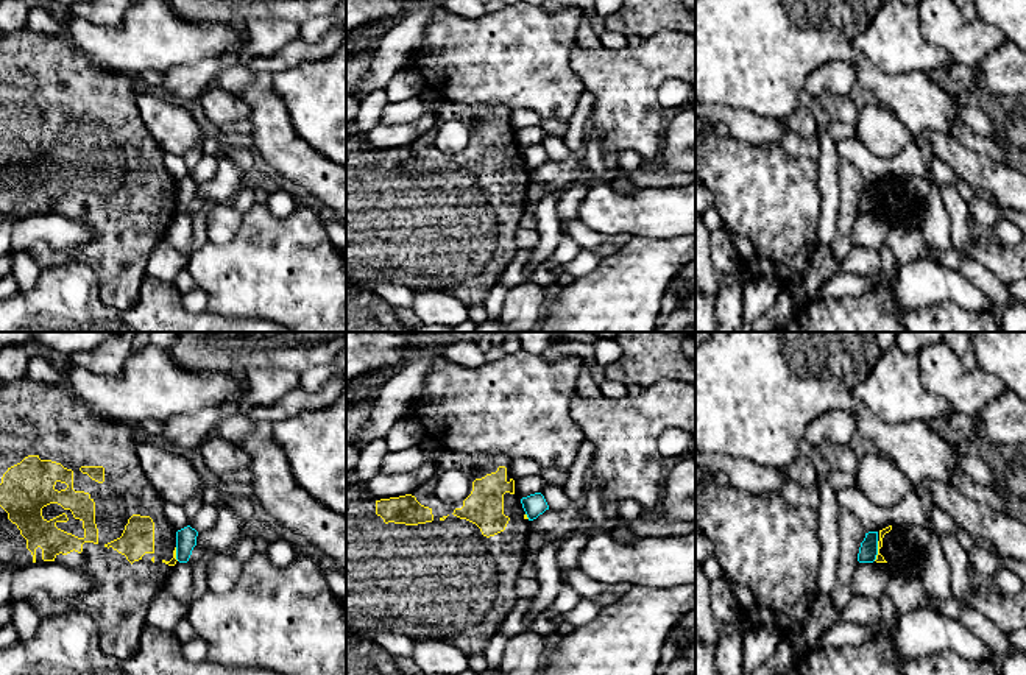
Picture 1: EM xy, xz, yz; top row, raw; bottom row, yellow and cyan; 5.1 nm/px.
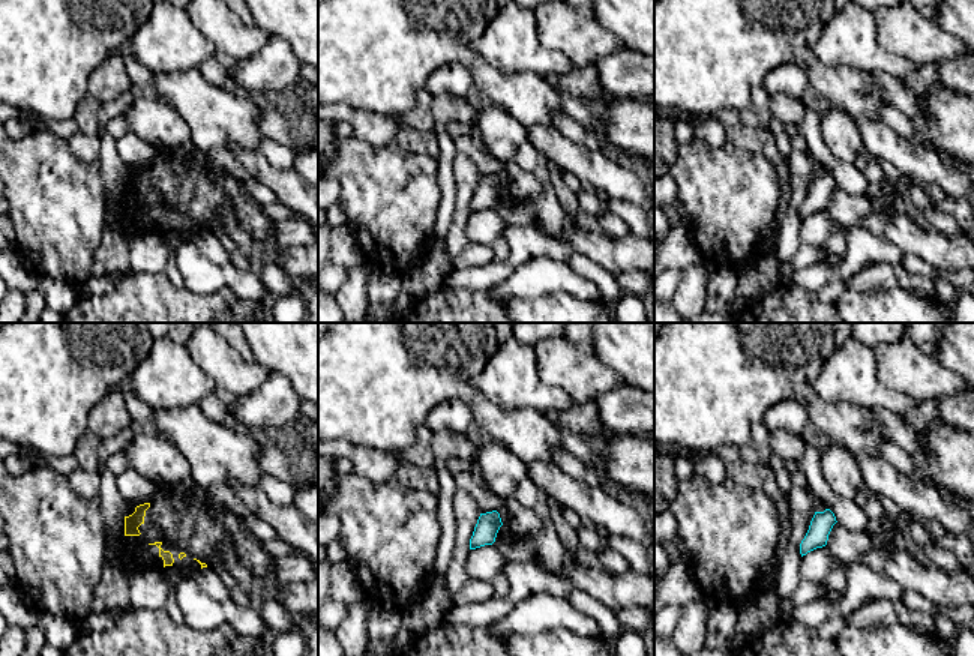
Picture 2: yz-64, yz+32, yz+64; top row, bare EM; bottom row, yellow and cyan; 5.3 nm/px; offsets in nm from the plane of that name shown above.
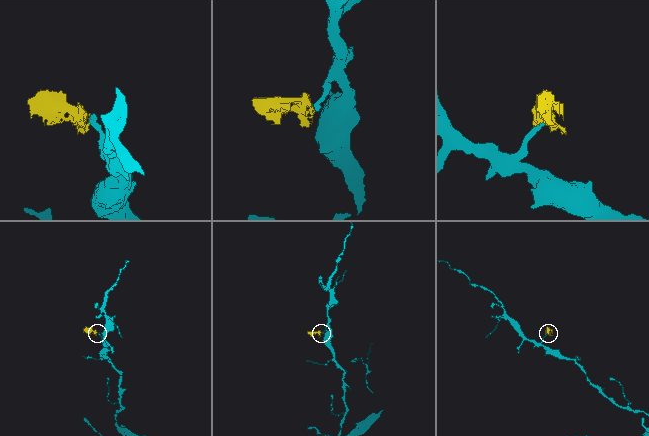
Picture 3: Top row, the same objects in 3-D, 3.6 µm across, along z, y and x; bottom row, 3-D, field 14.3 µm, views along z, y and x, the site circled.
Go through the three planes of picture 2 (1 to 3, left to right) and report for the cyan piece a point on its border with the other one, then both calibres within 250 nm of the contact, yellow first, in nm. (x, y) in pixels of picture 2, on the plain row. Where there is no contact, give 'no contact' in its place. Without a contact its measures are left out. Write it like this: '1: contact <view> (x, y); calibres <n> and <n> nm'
1: no contact
2: no contact
3: no contact

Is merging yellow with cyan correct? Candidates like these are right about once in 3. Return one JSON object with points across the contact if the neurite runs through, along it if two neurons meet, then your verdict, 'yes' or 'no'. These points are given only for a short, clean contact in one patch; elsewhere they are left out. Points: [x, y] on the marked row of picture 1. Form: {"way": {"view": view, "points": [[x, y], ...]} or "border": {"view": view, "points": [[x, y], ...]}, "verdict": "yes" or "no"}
{"border": {"view": "yz", "points": [[878, 541], [878, 554], [873, 560]]}, "verdict": "no"}

